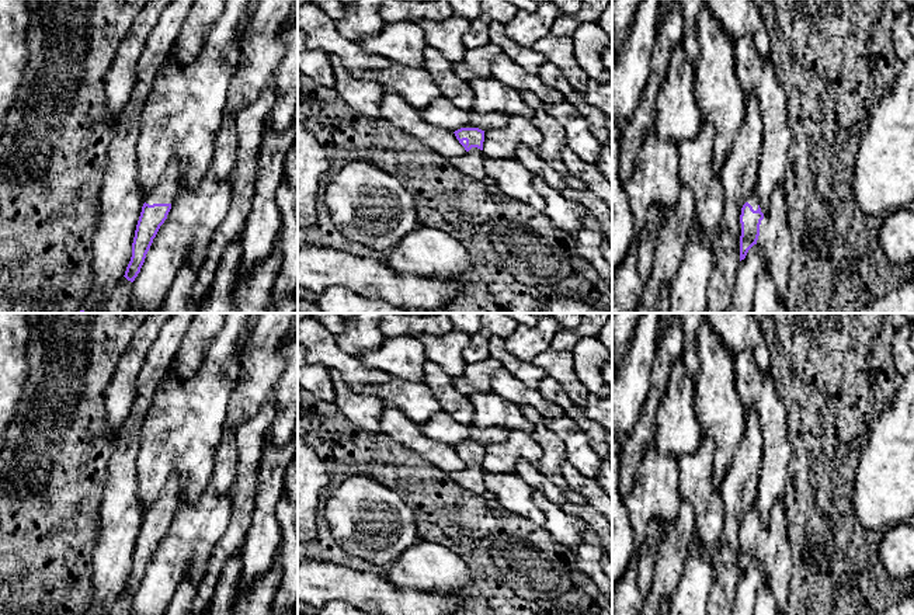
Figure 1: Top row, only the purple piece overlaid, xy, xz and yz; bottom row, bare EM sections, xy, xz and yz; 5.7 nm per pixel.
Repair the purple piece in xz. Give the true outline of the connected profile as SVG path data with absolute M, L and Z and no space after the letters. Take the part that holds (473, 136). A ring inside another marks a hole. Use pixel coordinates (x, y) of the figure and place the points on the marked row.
M461 128L453 132L466 153L461 157L449 159L452 167L484 184L494 183L484 171L483 142L484 131L479 128Z

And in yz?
M779 183L774 191L765 215L761 212L757 194L753 191L741 208L740 223L740 261L757 244L761 251L762 267L769 271L778 296L785 299L792 258L792 242L783 184Z

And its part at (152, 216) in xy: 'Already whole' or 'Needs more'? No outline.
Needs more

